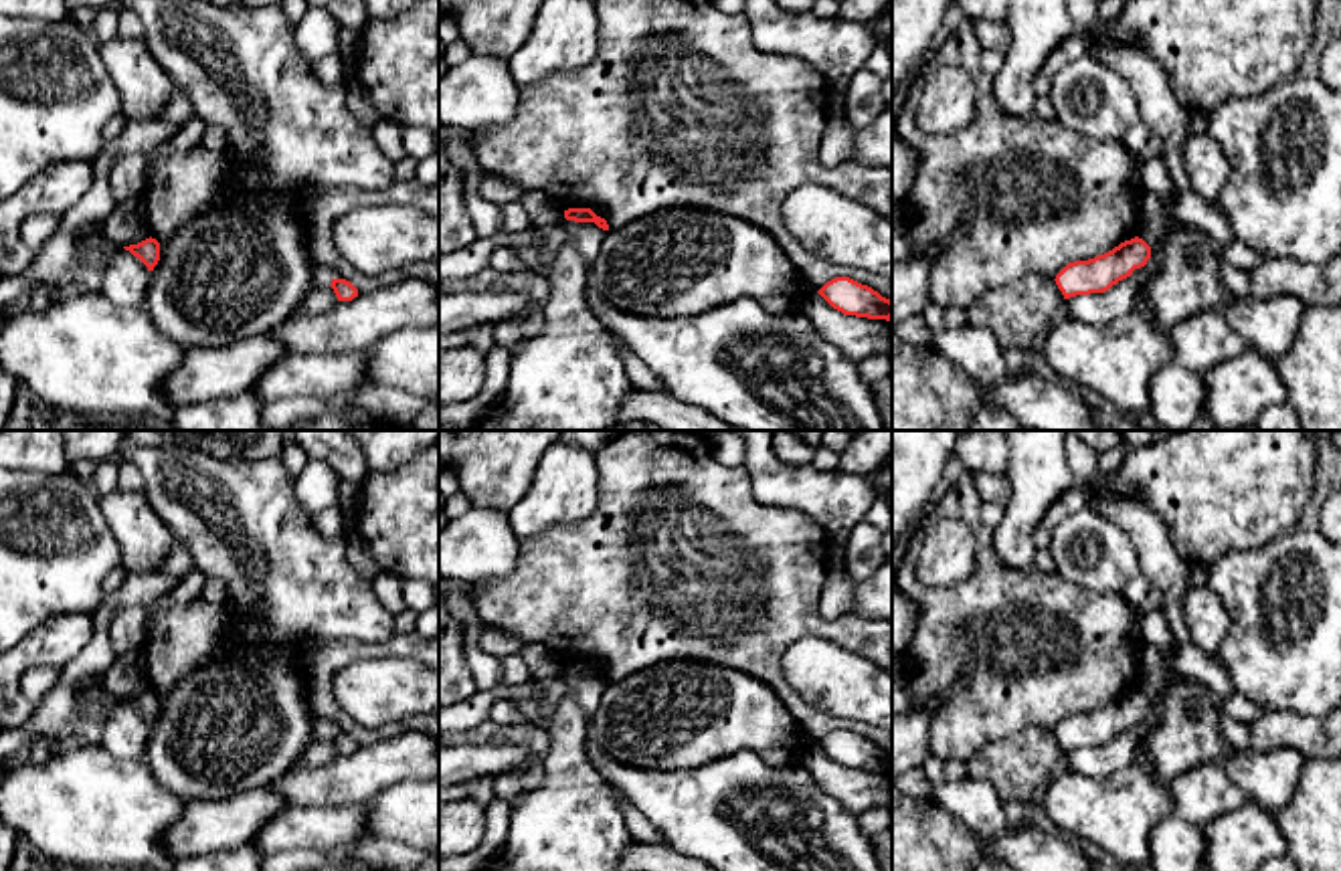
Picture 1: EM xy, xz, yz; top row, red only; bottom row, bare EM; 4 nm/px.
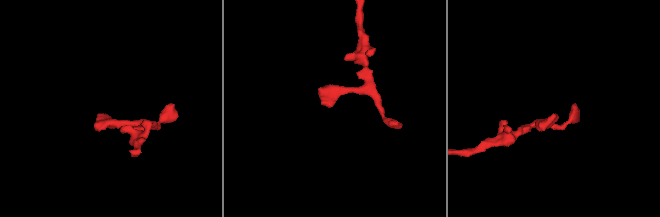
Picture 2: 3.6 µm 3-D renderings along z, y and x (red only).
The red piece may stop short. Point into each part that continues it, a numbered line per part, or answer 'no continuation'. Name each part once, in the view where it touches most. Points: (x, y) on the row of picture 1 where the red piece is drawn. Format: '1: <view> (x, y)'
no continuation

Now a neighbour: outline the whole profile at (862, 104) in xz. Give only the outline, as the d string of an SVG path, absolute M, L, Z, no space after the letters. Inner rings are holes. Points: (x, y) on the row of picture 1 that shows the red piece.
M866 67L852 73L845 93L841 95L841 111L854 129L870 127L888 107L882 91L882 79Z

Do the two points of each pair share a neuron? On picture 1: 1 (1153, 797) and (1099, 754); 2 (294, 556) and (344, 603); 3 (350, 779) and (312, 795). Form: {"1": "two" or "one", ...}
{"1": "two", "2": "one", "3": "one"}

